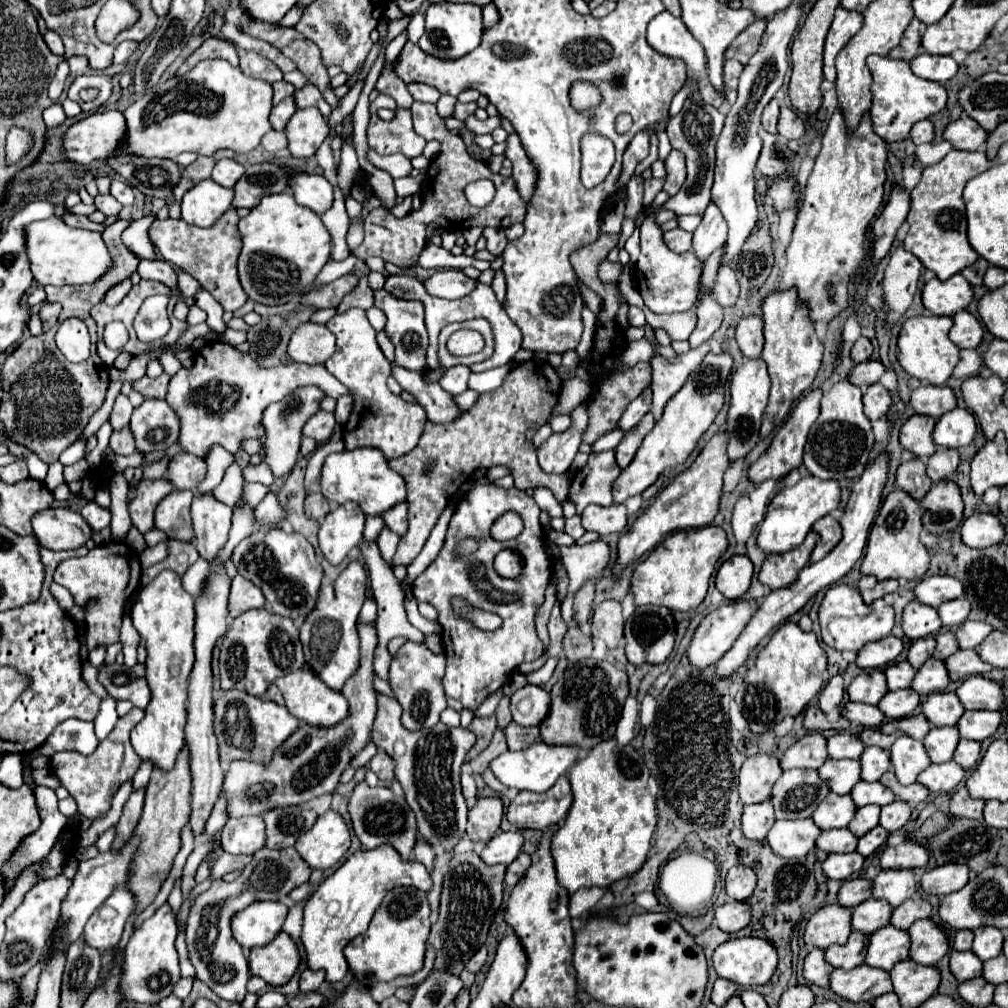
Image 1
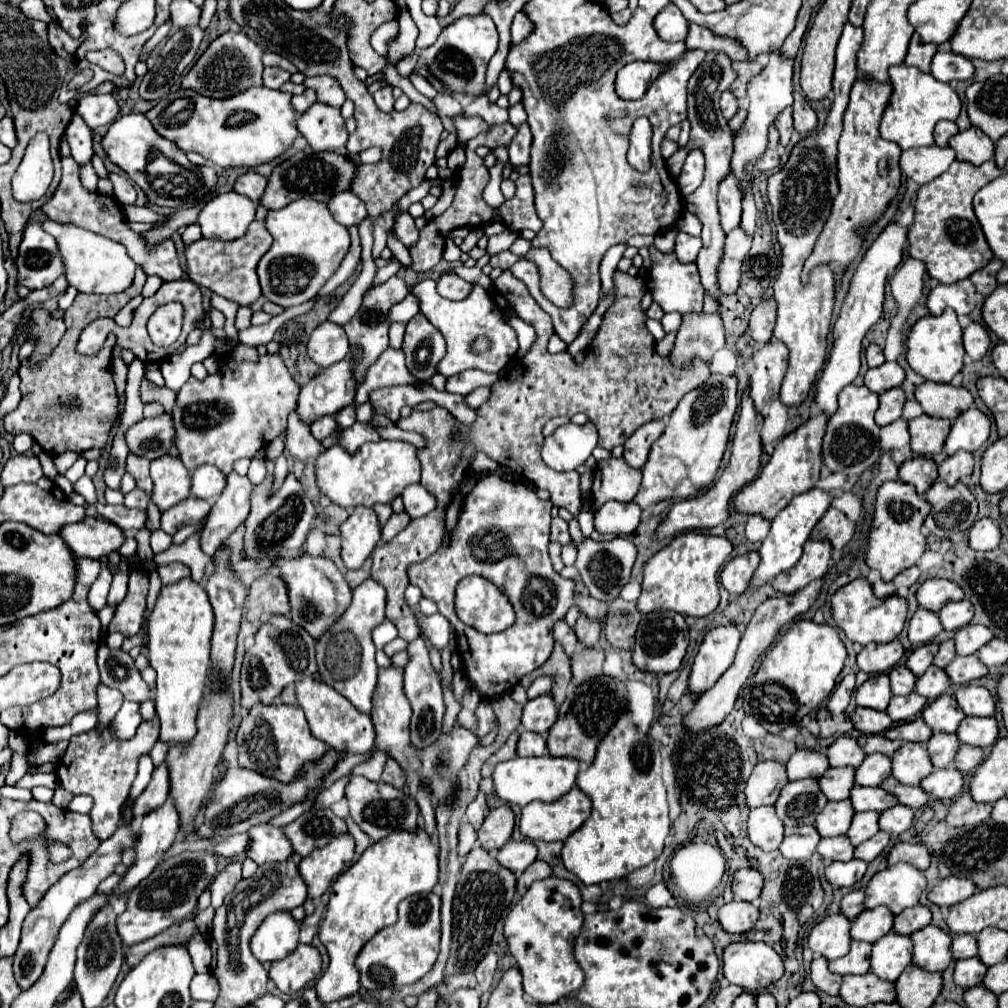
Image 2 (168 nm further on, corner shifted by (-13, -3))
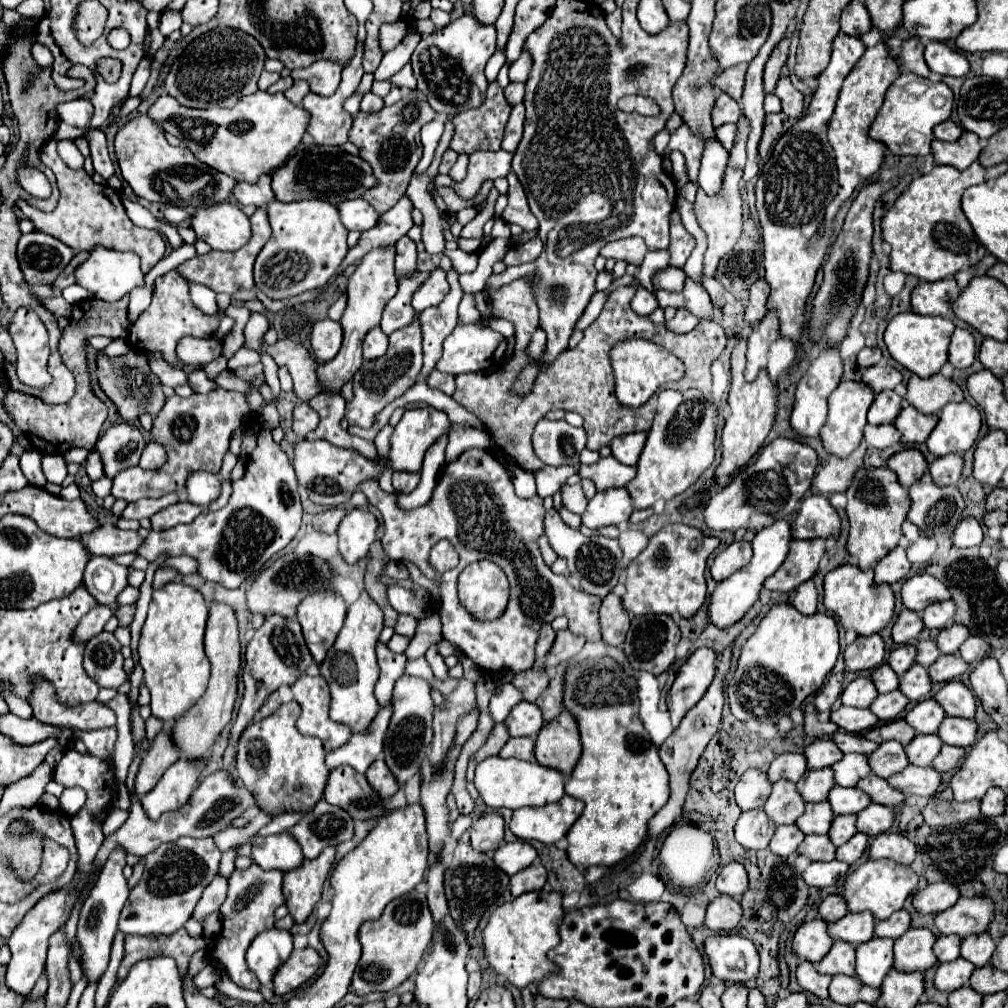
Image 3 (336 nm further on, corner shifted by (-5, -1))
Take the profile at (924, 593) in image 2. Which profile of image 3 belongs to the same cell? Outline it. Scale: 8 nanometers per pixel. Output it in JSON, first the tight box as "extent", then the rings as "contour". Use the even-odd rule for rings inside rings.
{"extent":[902,573,950,613],"contour":[[[922,573],[922,575],[914,575],[910,579],[904,581],[902,585],[902,601],[908,609],[922,613],[930,603],[936,601],[946,601],[950,599],[950,591],[944,583],[940,583],[936,577]]]}

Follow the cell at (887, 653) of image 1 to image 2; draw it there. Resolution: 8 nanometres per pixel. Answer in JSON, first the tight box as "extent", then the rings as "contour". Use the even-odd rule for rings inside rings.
{"extent":[858,639,904,673],"contour":[[[898,639],[890,643],[870,643],[858,653],[858,667],[864,673],[886,673],[900,663],[904,649]]]}

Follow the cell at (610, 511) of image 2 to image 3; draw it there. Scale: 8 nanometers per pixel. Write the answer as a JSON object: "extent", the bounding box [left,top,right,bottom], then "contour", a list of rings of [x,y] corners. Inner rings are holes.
{"extent":[582,489,634,529],"contour":[[[626,489],[598,491],[588,501],[586,511],[582,513],[582,523],[588,529],[600,529],[606,525],[622,525],[622,523],[628,523],[632,511],[634,511],[632,499]]]}

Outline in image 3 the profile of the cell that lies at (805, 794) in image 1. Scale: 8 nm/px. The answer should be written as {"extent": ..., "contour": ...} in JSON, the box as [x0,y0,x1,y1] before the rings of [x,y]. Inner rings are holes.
{"extent":[764,779,806,823],"contour":[[[780,779],[774,783],[772,793],[764,805],[766,815],[776,823],[796,823],[796,819],[804,813],[806,801],[796,789],[796,783],[790,783],[788,779]]]}

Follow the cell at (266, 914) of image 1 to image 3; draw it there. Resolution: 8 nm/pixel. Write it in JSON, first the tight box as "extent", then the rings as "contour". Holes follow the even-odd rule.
{"extent":[246,929,292,983],"contour":[[[266,929],[256,935],[250,943],[246,961],[248,967],[258,975],[260,983],[270,983],[274,971],[290,957],[292,953],[292,933],[286,929]]]}

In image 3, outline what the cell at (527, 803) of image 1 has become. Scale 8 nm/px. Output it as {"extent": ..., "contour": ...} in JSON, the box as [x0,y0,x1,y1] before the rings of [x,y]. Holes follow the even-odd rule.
{"extent":[510,795,582,843],"contour":[[[564,795],[560,801],[544,807],[522,807],[514,811],[510,831],[524,841],[556,843],[566,835],[582,811],[582,801]]]}

